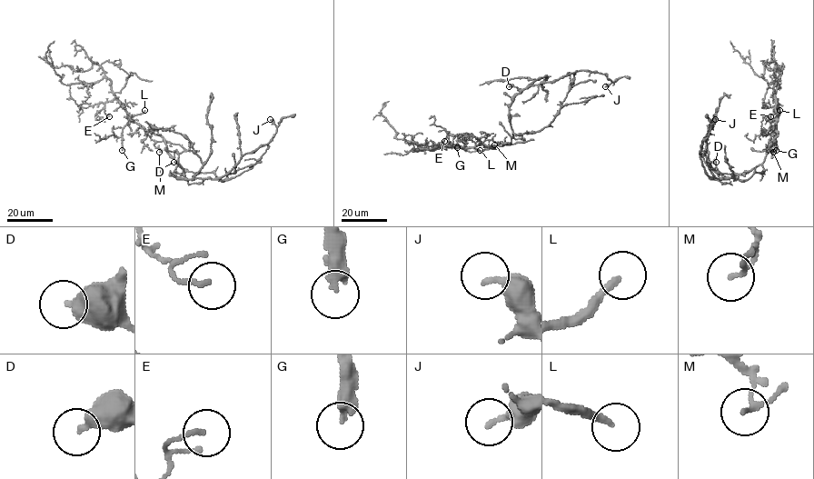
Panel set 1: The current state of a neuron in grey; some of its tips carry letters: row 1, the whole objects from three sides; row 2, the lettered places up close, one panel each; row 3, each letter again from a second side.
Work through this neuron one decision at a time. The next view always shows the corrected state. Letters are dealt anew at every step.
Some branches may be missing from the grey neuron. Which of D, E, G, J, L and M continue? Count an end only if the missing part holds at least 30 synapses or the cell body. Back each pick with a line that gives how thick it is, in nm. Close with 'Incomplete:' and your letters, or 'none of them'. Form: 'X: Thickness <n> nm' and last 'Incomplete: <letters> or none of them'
G: Thickness 320 nm
L: Thickness 200 nm
Incomplete: G, L

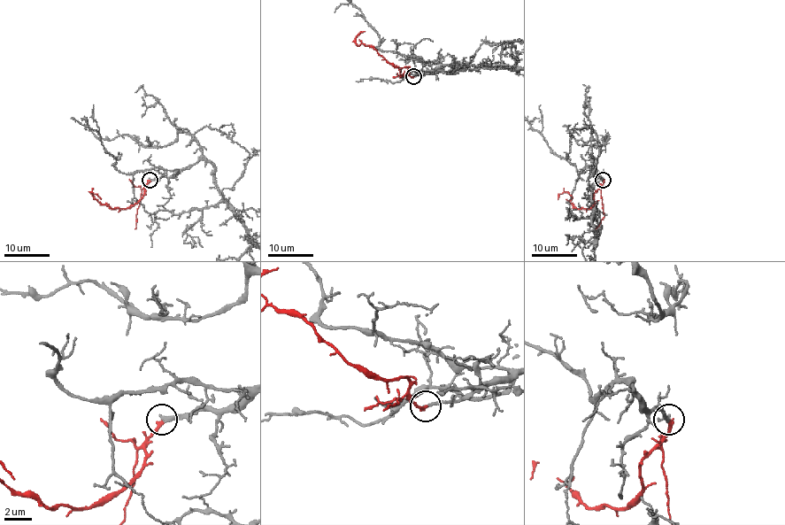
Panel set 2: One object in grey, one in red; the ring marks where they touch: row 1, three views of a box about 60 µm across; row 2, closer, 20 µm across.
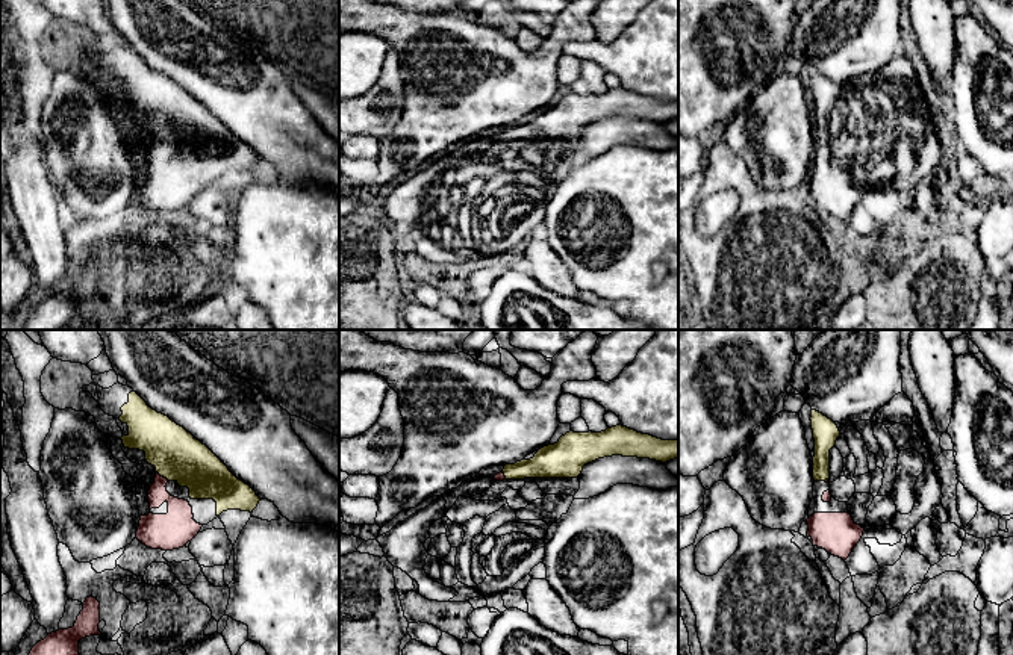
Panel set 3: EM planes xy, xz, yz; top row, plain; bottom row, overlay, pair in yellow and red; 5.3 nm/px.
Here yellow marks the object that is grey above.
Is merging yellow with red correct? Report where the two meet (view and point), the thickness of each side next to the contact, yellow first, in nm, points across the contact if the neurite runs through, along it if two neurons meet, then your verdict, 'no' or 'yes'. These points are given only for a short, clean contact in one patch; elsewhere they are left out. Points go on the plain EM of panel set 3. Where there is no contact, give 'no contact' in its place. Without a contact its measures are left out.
meets yellow in xy at (164, 138); 260 nm thick on the yellow side, 150 nm on the other; runs through xy (174, 114), (174, 123), (164, 138), (177, 182); yes

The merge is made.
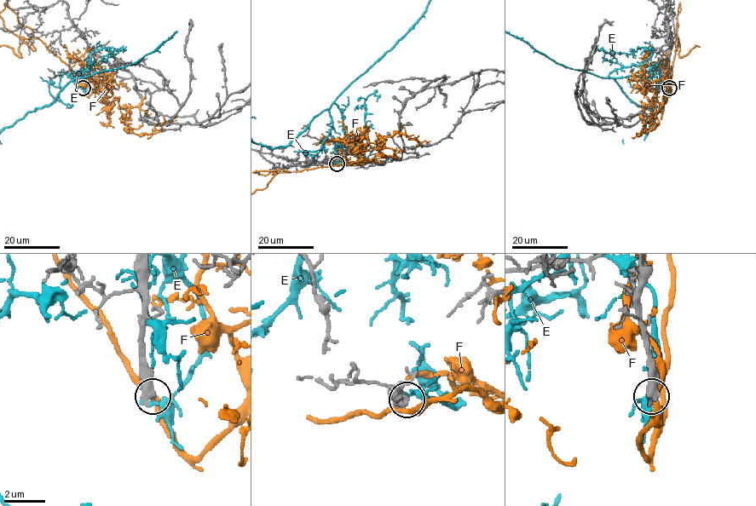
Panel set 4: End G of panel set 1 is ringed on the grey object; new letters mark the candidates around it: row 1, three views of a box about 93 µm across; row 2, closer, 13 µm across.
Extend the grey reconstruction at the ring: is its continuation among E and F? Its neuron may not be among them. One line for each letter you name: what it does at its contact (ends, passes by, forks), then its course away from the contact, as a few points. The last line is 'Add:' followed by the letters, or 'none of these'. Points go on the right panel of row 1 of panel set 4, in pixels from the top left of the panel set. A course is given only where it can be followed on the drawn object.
Add: none of these

